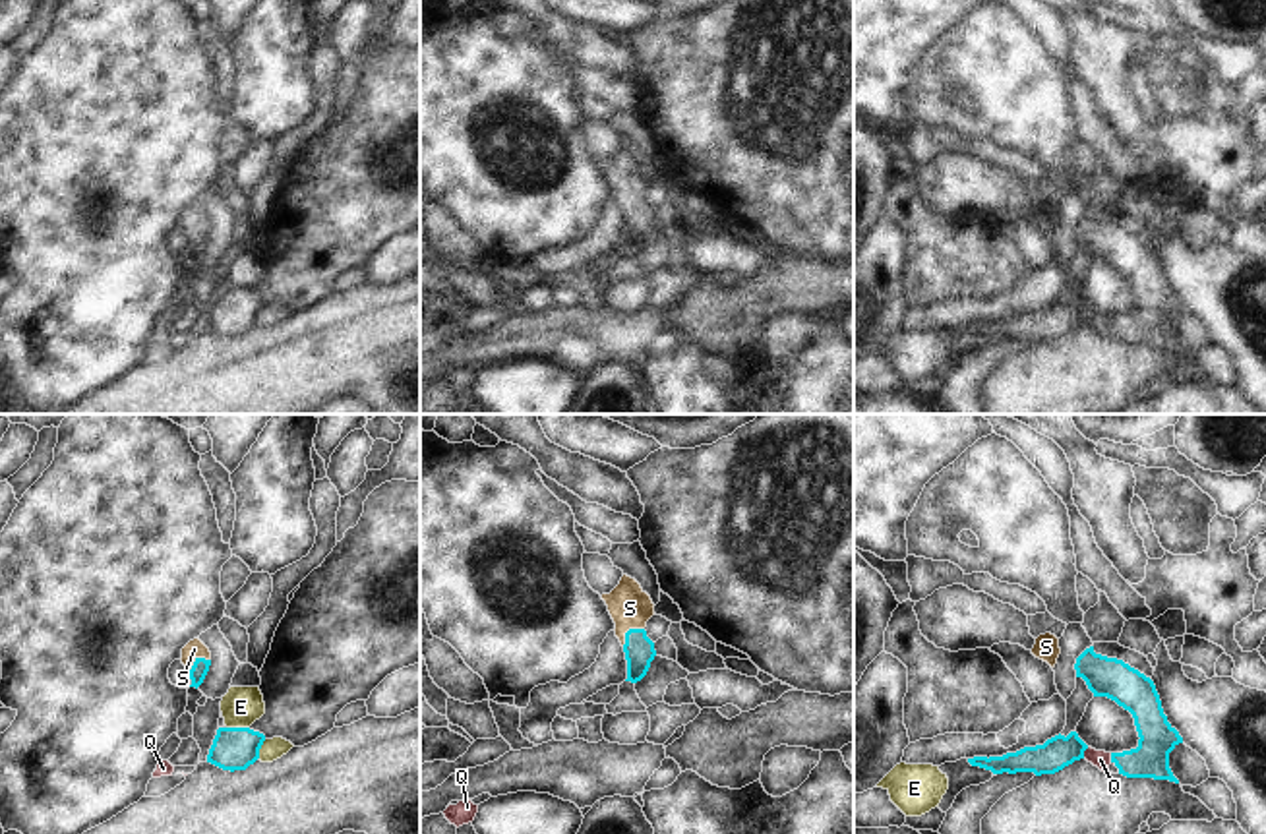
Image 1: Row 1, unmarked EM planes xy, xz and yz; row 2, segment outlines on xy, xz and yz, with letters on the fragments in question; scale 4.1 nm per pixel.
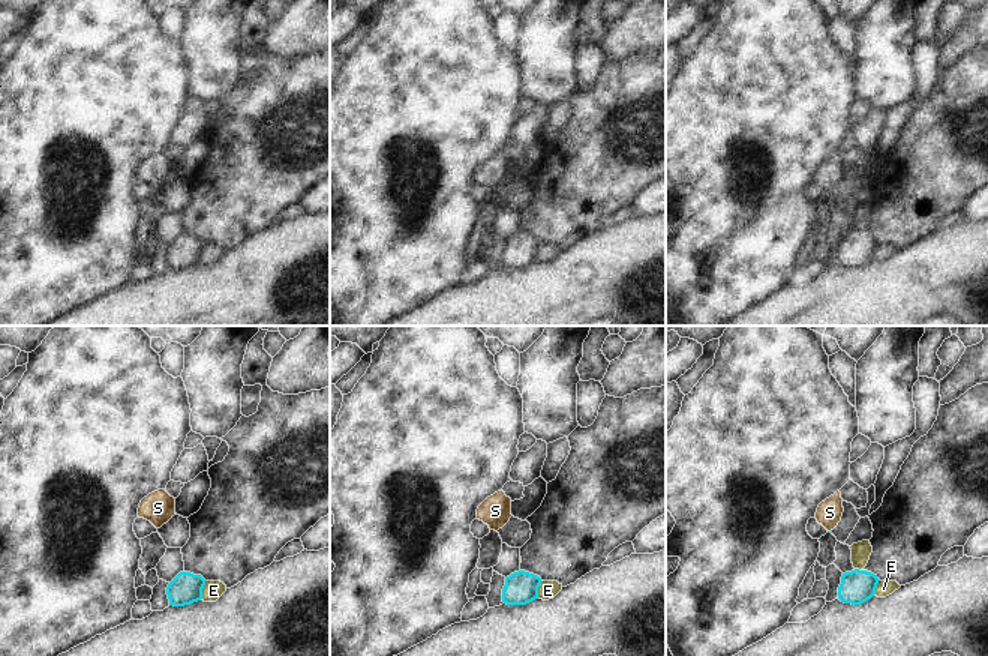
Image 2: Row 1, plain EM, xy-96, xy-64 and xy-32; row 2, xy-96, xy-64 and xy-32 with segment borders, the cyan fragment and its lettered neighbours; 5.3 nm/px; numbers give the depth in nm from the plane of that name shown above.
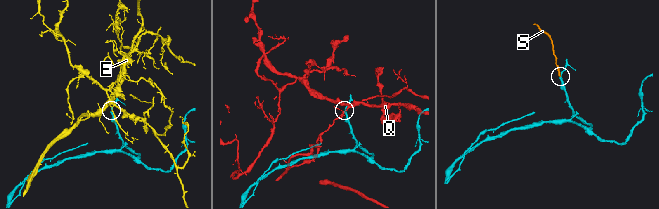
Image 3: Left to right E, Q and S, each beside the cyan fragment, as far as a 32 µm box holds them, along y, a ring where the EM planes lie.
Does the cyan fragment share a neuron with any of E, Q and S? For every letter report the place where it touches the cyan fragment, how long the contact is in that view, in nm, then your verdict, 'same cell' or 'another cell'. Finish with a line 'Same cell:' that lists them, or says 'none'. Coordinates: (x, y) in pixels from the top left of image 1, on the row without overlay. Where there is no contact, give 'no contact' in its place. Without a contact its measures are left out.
E: xy (239, 295) | 100 nm | another cell
Q: yz (1083, 320) | 50 nm | another cell
S: xz (628, 198) | 120 nm | same cell
Same cell: S

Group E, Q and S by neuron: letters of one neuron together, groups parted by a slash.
E / Q / S

